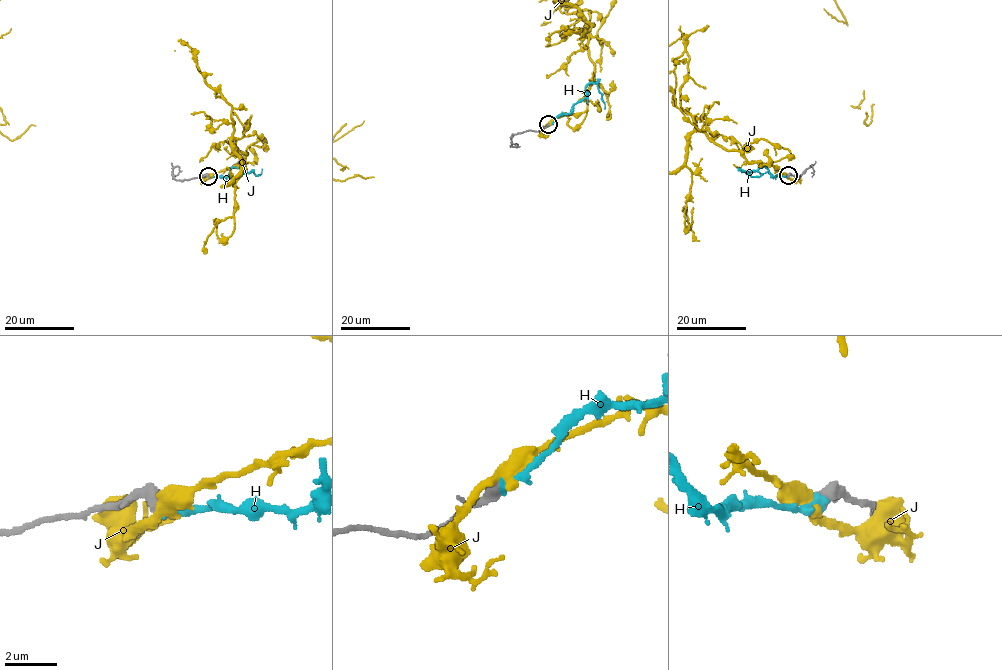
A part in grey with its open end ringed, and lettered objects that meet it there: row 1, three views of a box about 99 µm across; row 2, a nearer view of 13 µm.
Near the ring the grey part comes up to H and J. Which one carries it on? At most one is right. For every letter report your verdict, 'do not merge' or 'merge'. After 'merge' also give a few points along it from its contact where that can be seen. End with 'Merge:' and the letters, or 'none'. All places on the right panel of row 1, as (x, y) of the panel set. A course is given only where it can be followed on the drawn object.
H: merge | via (788, 175), (775, 177), (763, 166), (756, 171), (742, 171), (752, 176), (767, 172)
J: do not merge
Merge: H

